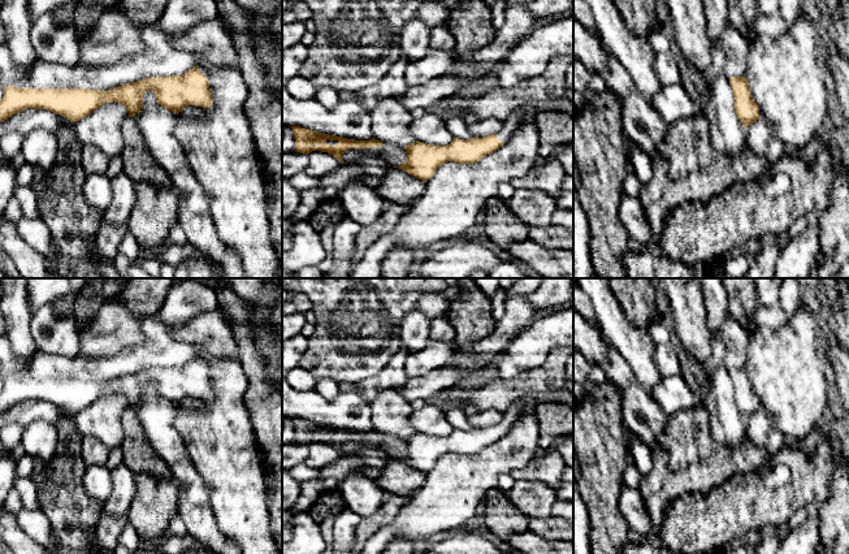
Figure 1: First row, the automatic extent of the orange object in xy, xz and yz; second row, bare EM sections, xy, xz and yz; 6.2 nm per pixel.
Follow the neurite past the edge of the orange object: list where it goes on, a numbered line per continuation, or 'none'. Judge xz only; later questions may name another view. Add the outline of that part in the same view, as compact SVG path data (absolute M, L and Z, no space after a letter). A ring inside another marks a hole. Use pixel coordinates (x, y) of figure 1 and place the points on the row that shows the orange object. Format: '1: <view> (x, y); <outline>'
1: xz (514, 121); M523 108L514 111L497 133L499 142L507 142L511 135L519 129L527 114L528 112Z

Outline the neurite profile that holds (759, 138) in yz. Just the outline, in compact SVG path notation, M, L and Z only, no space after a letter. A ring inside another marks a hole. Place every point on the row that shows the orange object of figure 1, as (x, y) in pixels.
M762 118L746 127L746 142L751 151L763 157L771 168L787 153L784 143L776 138Z

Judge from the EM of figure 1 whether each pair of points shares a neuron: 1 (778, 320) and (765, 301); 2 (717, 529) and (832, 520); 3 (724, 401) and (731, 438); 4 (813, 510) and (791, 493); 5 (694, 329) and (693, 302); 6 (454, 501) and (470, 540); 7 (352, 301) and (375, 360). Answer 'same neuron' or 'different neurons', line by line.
1: different neurons
2: different neurons
3: same neuron
4: different neurons
5: same neuron
6: different neurons
7: same neuron

